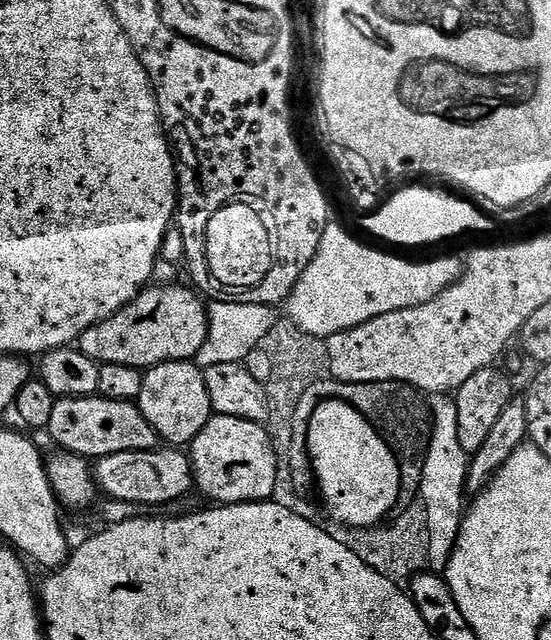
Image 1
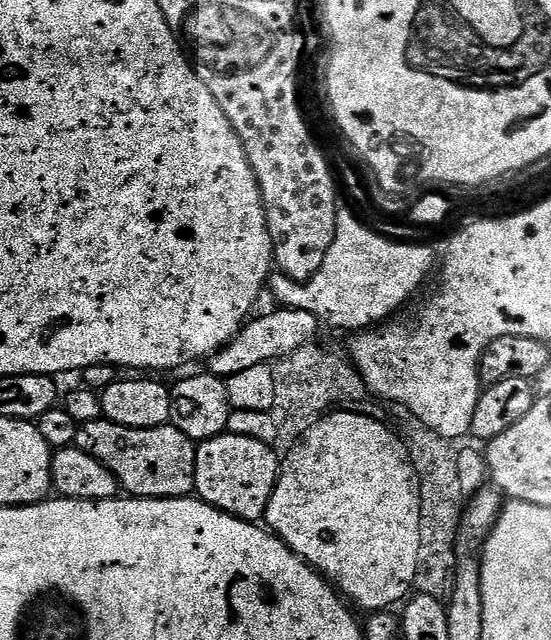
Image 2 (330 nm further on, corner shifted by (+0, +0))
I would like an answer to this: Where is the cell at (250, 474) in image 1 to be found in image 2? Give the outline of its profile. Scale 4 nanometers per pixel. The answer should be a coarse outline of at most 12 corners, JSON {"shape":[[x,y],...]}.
{"shape":[[225,434],[196,450],[195,495],[263,521],[282,460]]}

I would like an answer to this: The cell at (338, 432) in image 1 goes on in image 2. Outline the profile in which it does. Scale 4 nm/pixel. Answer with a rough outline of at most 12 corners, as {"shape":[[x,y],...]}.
{"shape":[[332,410],[264,520],[371,614],[412,592],[409,445]]}

